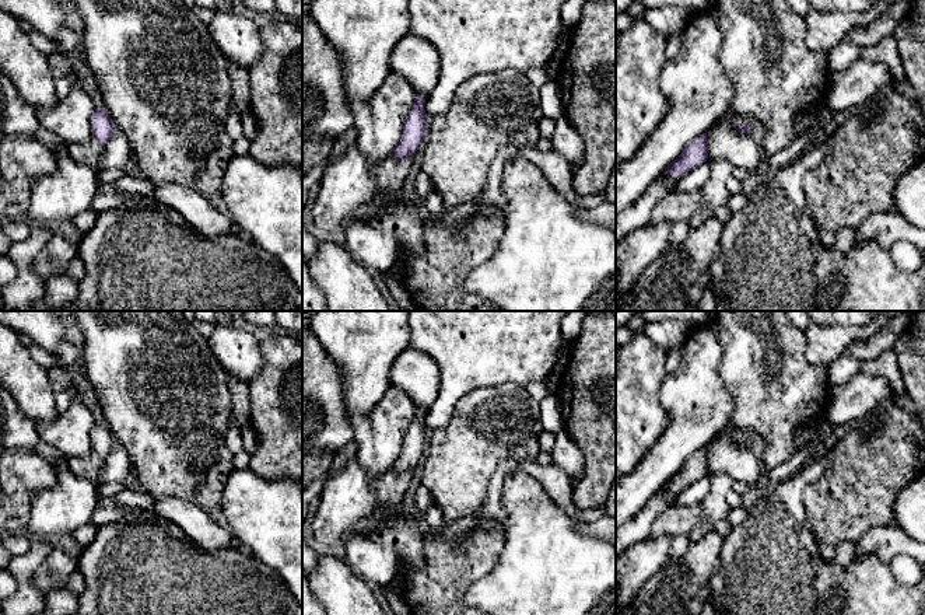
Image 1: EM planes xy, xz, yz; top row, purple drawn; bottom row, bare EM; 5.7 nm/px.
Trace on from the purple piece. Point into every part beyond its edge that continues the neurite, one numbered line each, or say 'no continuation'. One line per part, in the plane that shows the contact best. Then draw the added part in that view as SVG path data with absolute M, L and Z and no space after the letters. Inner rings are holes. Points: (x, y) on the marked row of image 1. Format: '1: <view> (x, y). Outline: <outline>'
no continuation

